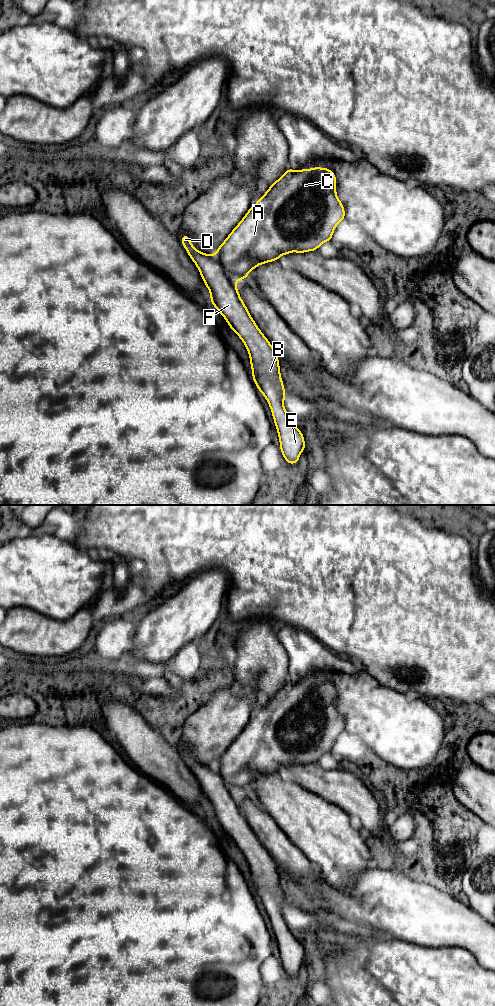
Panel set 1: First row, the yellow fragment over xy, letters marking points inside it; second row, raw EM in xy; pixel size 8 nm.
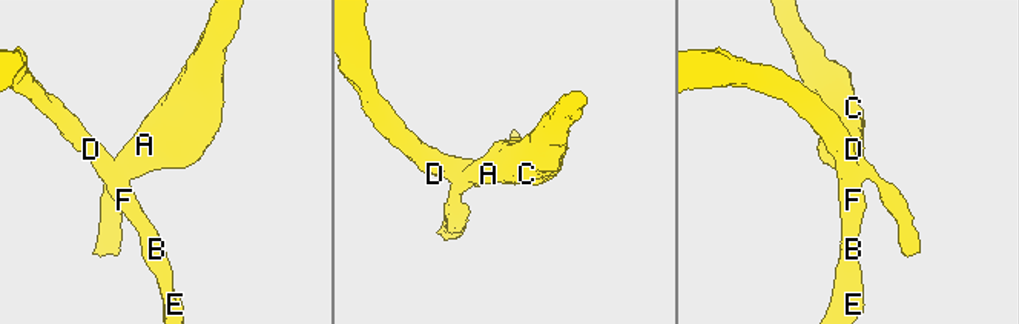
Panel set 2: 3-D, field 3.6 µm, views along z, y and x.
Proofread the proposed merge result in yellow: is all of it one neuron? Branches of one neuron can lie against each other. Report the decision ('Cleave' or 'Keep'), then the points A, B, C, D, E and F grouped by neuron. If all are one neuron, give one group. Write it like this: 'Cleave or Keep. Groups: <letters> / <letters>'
Cleave. Groups: A C / B D E F

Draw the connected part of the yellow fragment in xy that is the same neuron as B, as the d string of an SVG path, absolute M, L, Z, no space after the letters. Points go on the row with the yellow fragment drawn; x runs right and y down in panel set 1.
M187 234L182 236L181 243L210 291L210 302L246 346L254 382L271 408L282 455L287 463L296 464L305 450L305 441L283 405L286 393L275 349L249 314L238 293L236 281L226 274L215 255L195 249Z

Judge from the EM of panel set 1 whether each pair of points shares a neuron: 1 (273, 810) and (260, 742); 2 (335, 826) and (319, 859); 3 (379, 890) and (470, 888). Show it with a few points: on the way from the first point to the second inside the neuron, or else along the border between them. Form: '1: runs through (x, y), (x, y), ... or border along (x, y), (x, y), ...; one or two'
1: border along (277, 771), (258, 776), (246, 788); two
2: runs through (327, 834), (319, 842), (319, 851); one
3: border along (463, 898), (479, 915); two

